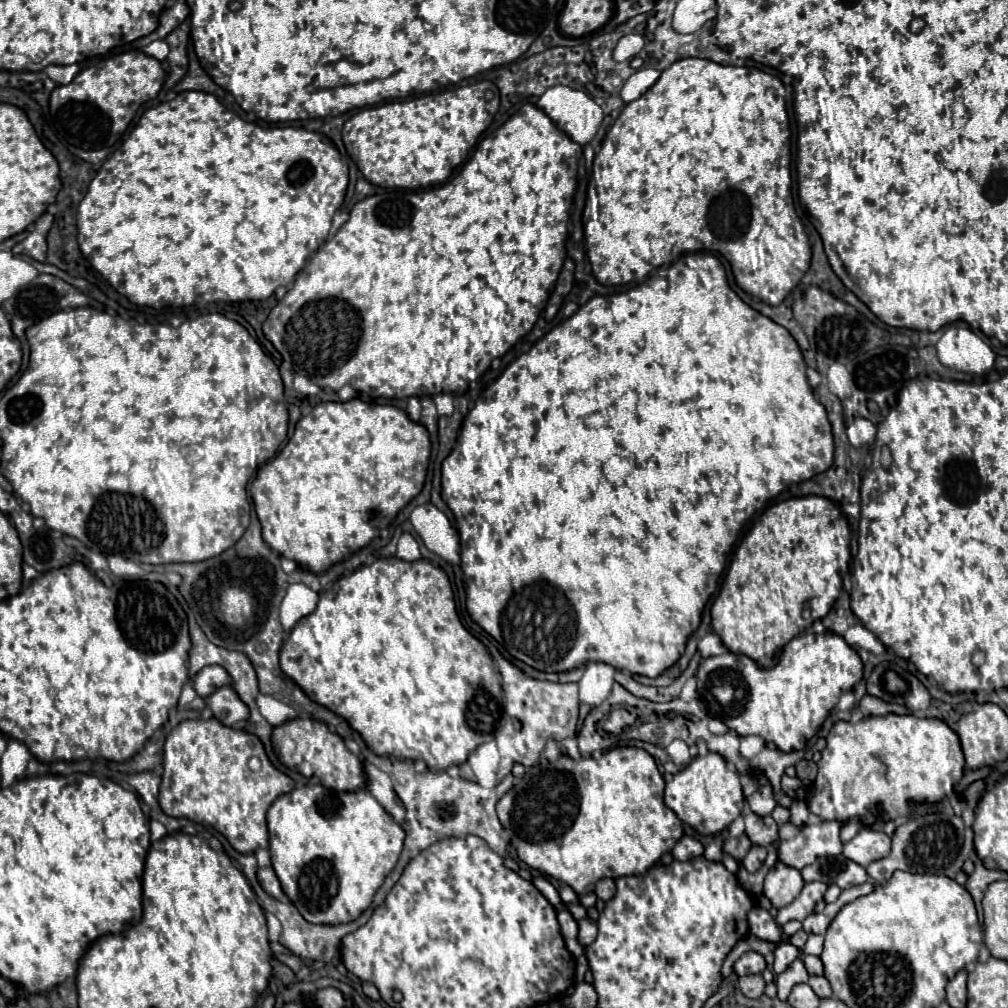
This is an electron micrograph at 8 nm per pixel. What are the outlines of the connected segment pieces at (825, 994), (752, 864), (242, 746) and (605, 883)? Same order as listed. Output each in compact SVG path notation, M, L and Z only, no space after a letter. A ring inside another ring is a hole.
M811 976L807 984L813 988L813 992L815 992L819 998L831 998L831 996L833 996L833 994L831 994L831 986L829 986L829 982L825 980L825 976Z
M751 846L751 850L749 850L749 854L743 858L743 868L747 870L747 872L757 872L759 870L759 866L765 862L765 858L767 858L767 850L765 848L761 848L761 846Z
M217 720L181 722L165 742L163 780L159 804L167 816L189 818L219 830L237 852L251 854L255 848L269 846L265 812L271 802L293 790L293 780L273 768L257 736L223 726ZM261 754L261 770L253 772L247 760Z
M603 878L603 880L597 882L595 894L597 894L597 898L601 898L603 902L607 902L609 898L613 898L613 890L615 890L615 880L613 880L613 878Z

